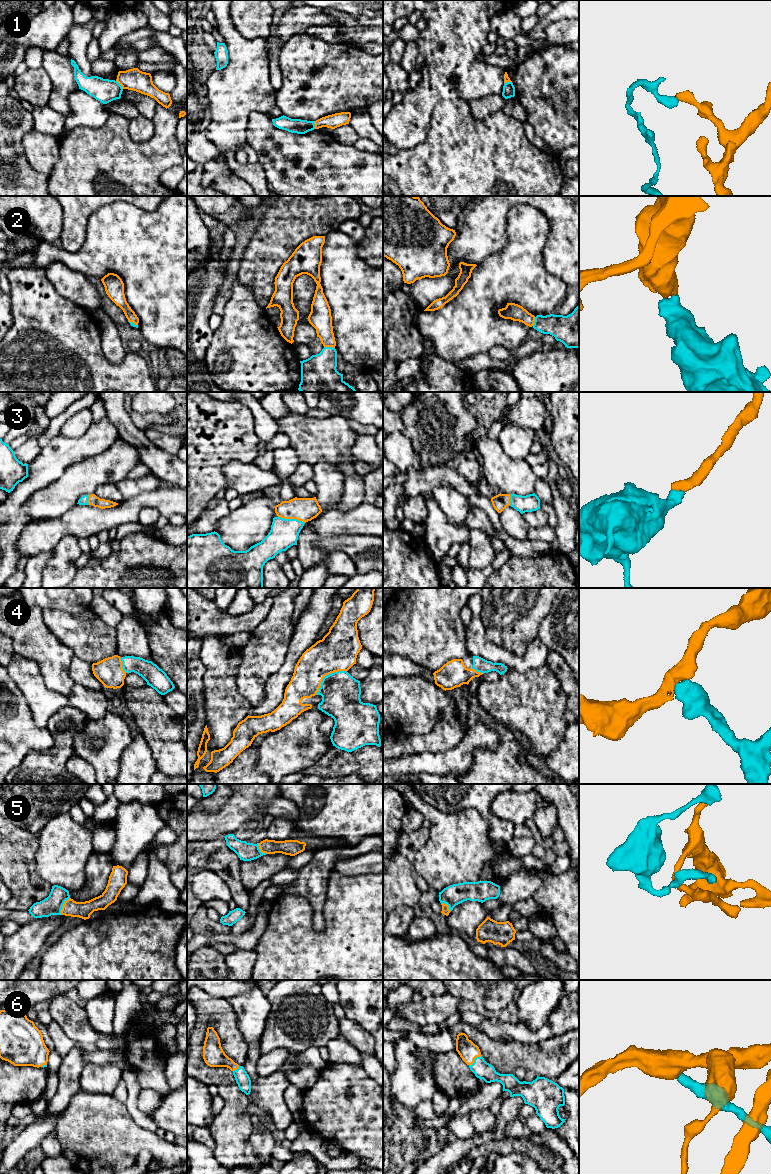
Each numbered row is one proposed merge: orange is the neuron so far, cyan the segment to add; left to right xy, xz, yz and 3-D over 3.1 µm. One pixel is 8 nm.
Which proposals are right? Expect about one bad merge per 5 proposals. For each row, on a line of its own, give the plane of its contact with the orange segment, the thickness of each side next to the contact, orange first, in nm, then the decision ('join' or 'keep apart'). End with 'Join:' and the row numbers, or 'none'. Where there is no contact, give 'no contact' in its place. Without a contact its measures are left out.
1: contact in xy; calibres 180 and 190 nm; keep apart
2: contact in xz; calibres 180 and 300 nm; join
3: contact in xz; calibres 190 and 220 nm; join
4: contact in xz; calibres 320 and 320 nm; join
5: contact in xy; calibres 130 and 160 nm; join
6: contact in yz; calibres 160 and 140 nm; join
Join: 2, 3, 4, 5, 6

